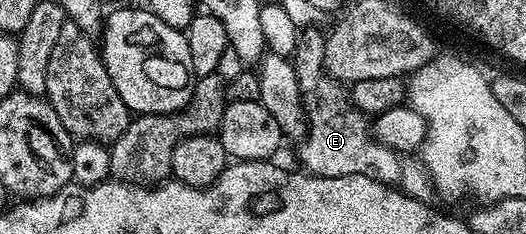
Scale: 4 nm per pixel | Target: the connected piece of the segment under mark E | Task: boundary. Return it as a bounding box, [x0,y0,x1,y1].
[291,26,435,201]

